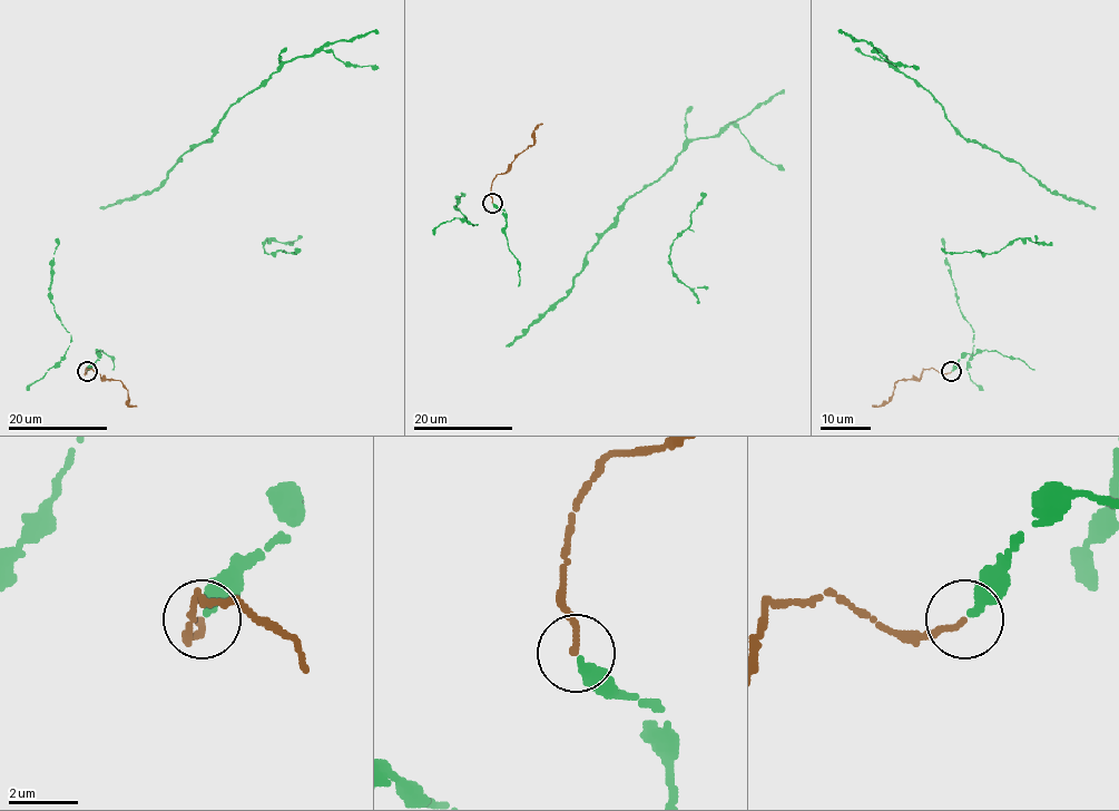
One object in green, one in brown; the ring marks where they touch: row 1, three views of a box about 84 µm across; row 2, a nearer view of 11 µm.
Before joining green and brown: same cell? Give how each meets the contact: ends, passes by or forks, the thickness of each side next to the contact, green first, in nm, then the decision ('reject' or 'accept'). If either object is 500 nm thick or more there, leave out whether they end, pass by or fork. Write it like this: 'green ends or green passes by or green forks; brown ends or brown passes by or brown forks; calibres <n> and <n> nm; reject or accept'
green ends; brown ends; calibres 340 and 160 nm; accept

